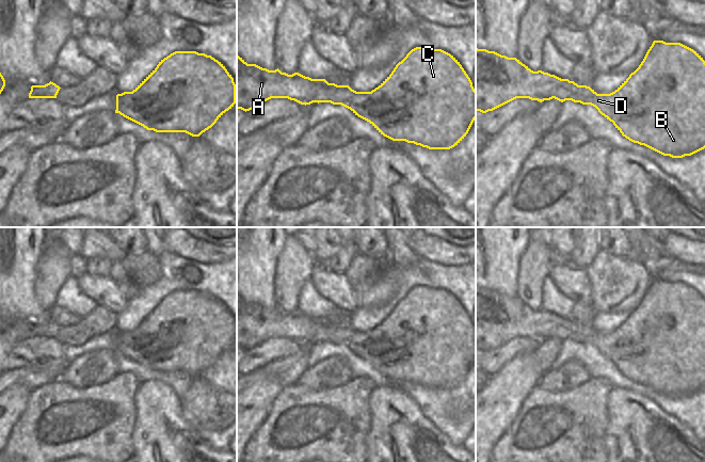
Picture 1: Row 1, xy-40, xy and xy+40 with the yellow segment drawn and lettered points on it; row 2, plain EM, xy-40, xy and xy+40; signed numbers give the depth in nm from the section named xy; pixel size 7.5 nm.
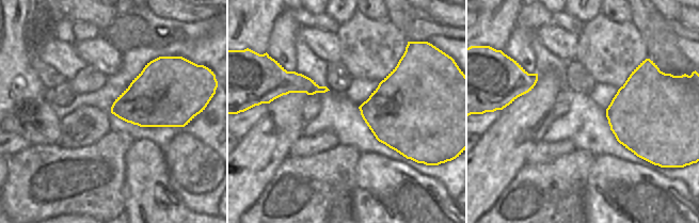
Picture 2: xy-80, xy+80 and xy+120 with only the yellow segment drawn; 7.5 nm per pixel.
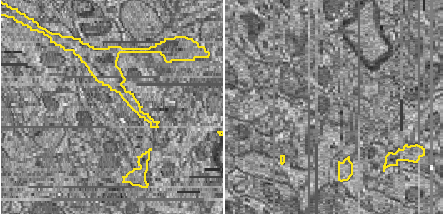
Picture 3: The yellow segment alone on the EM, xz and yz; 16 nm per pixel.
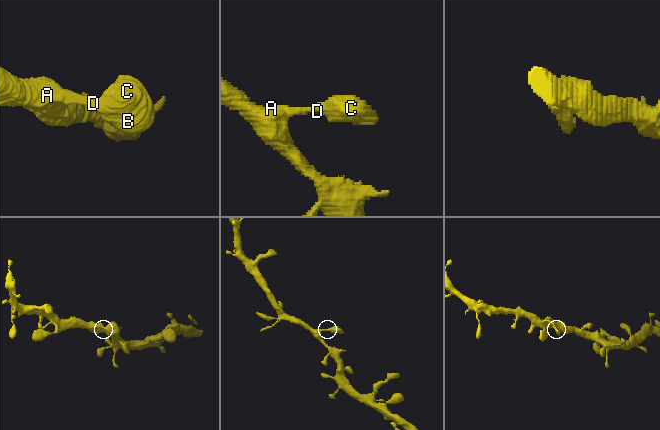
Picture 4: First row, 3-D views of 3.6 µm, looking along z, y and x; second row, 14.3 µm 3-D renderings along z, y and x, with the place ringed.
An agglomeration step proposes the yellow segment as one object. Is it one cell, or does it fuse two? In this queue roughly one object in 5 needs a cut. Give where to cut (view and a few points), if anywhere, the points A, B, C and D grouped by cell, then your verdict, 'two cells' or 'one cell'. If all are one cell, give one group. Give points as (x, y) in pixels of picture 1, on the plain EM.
no cut; A B C D; one cell

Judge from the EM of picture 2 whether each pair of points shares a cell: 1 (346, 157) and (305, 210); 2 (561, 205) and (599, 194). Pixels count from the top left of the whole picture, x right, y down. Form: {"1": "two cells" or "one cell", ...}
{"1": "one cell", "2": "two cells"}

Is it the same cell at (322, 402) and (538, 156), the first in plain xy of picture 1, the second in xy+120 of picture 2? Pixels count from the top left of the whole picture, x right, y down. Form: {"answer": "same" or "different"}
{"answer": "different"}

